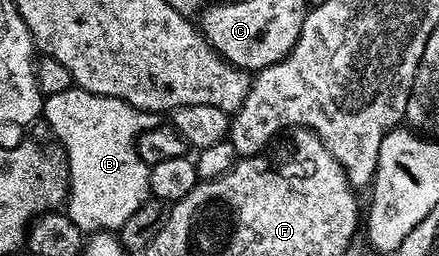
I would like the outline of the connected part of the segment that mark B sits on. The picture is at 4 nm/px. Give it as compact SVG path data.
M74 85L44 98L42 118L44 122L47 121L52 133L57 137L68 161L69 194L65 202L65 213L83 233L119 231L127 218L150 198L150 168L138 155L137 138L147 128L158 126L160 116L156 112L135 109L121 98L93 94Z

